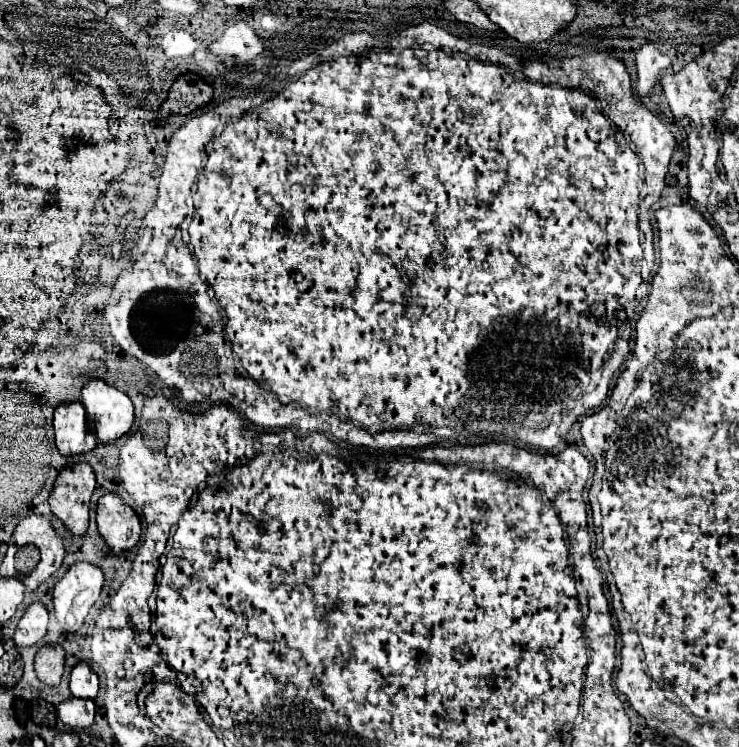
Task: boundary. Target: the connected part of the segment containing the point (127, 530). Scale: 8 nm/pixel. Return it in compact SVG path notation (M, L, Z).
M104 494L96 506L98 530L114 552L132 548L140 540L142 524L130 504L118 494Z

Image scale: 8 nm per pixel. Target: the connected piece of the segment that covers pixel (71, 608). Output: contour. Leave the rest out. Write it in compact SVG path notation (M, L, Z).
M86 560L74 562L54 586L54 612L66 630L78 630L98 600L104 584L102 570Z

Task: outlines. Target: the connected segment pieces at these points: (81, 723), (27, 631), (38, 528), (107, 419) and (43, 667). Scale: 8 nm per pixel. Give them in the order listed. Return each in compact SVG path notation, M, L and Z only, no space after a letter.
M68 698L58 704L58 718L70 728L88 728L96 716L96 706L92 700Z
M32 602L26 606L24 616L16 624L14 642L18 648L26 648L44 638L48 626L48 610L42 602Z
M22 518L12 534L16 546L22 544L36 544L40 550L38 566L22 576L28 592L34 592L46 578L50 578L64 560L64 540L56 534L48 518Z
M100 378L84 384L82 404L96 422L96 434L102 442L114 442L122 438L132 426L134 408L130 398Z
M58 644L42 646L36 654L34 670L44 684L58 686L64 672L64 648Z

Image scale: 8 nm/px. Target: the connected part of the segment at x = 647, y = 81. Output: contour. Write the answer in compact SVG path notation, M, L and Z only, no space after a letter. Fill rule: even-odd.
M646 42L636 54L636 66L638 66L636 92L640 98L646 98L660 82L662 70L668 70L672 66L672 60L666 54L660 54L652 42Z

